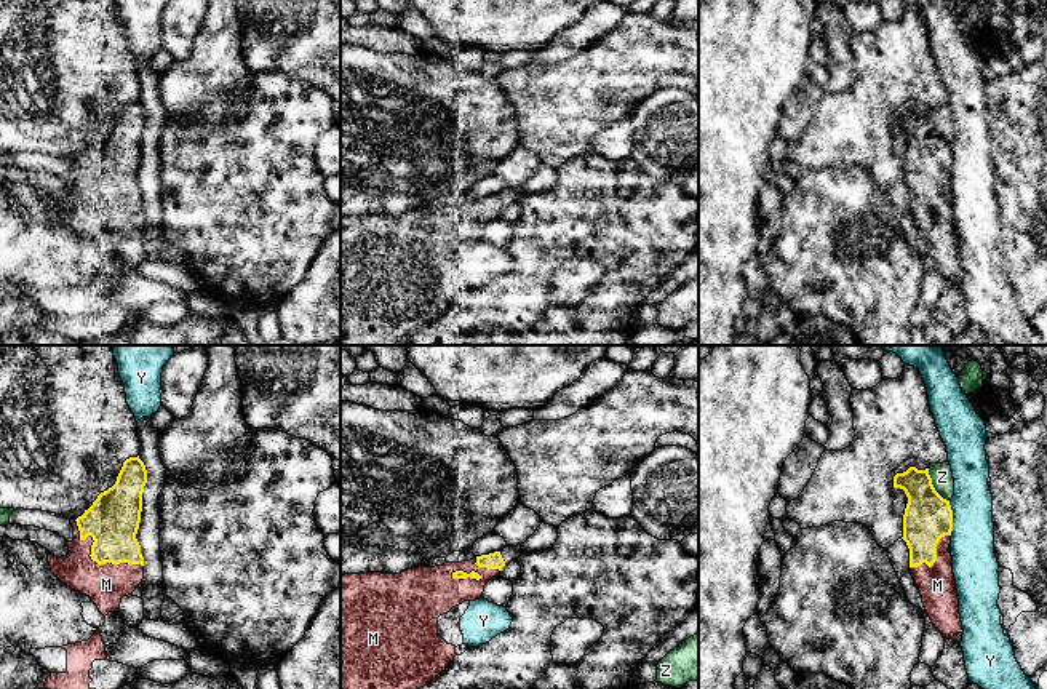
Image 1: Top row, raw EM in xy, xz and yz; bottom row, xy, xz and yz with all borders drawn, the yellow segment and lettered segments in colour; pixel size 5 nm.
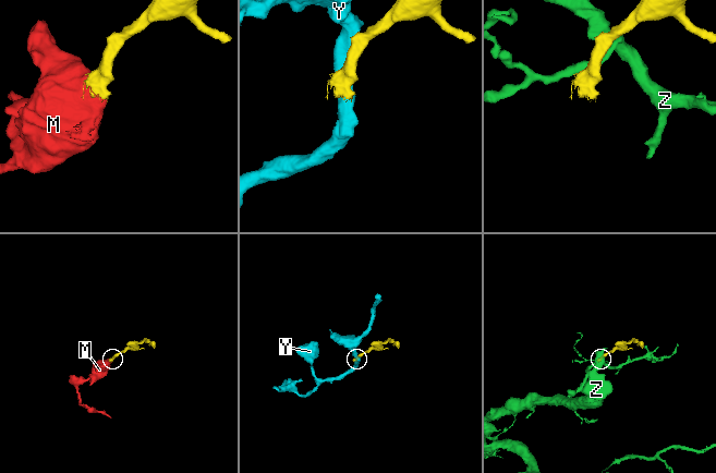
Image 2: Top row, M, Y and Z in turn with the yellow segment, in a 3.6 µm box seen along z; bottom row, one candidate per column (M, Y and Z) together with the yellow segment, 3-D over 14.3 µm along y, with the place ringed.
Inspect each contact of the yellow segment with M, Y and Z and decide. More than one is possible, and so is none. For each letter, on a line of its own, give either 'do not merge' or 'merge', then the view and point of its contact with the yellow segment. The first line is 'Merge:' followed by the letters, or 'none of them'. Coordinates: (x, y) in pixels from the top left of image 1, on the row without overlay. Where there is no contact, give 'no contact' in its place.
Merge: M
M: merge | xy (93, 202)
Y: do not merge | yz (951, 160)
Z: do not merge | yz (932, 128)

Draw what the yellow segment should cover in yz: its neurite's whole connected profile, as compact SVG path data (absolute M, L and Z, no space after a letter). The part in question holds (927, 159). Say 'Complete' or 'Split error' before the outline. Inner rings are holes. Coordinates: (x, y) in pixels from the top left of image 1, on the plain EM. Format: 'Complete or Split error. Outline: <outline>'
Split error. Outline: M910 109L894 118L894 129L905 133L903 182L910 190L910 213L921 233L926 256L945 283L962 275L959 241L948 193L953 152L934 129L929 110Z

